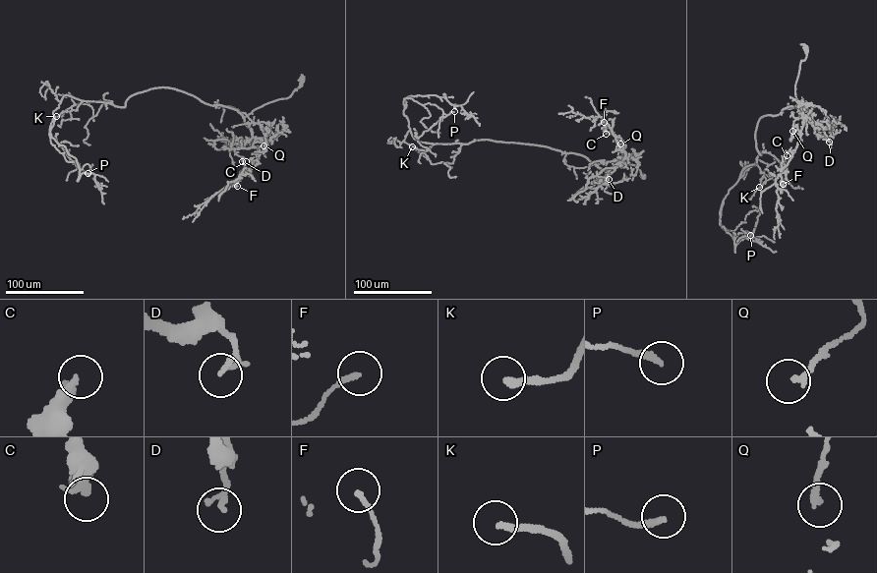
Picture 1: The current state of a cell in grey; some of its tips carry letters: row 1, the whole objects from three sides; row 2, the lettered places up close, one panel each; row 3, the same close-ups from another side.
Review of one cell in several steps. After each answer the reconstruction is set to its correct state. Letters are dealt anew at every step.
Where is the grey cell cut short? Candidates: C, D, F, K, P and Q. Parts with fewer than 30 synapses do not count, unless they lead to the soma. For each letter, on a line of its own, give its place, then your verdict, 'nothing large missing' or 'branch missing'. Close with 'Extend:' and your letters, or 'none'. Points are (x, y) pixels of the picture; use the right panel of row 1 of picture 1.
C: at (787, 155); nothing large missing
D: at (829, 142); nothing large missing
F: at (783, 184); nothing large missing
K: at (759, 187); branch missing
P: at (750, 235); nothing large missing
Q: at (792, 131); nothing large missing
Extend: K

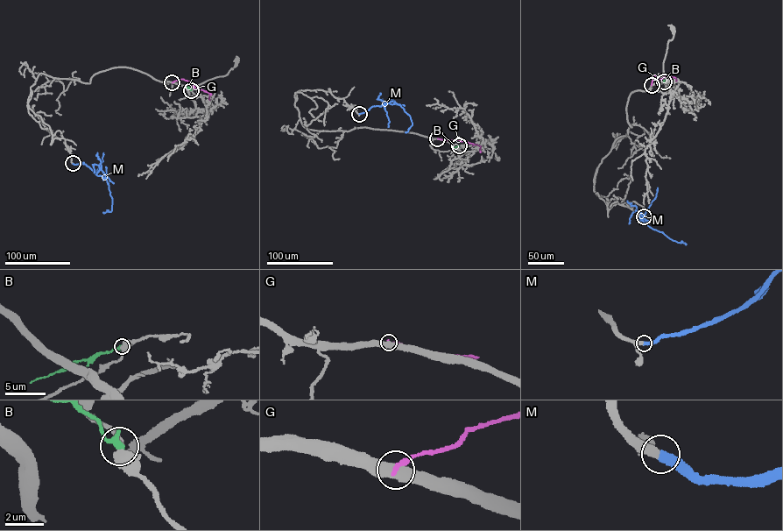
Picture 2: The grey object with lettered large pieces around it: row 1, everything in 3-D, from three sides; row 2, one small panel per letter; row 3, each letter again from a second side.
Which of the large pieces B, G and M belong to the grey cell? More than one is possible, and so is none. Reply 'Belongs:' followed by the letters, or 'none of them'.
Belongs: M

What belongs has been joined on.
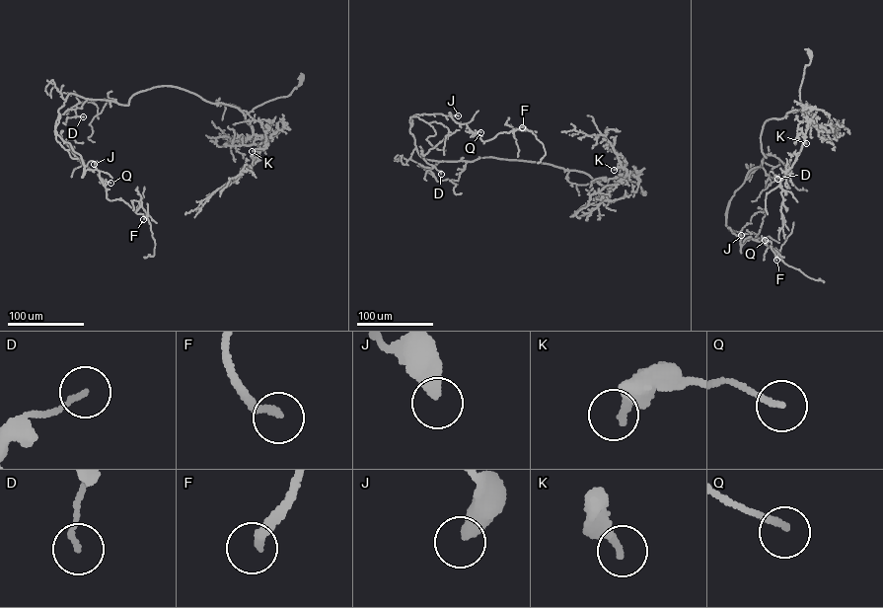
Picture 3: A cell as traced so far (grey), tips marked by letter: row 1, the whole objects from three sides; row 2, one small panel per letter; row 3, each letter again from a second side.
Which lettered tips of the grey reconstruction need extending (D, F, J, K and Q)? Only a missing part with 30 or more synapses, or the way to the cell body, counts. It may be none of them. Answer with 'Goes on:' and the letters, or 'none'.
Goes on: F

